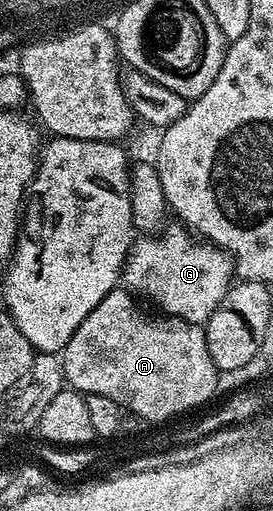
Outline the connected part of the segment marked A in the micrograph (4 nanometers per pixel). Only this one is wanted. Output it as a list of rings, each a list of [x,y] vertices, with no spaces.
[[[116,286],[109,294],[105,294],[105,298],[101,298],[101,302],[97,302],[93,314],[89,314],[89,318],[77,326],[73,338],[69,338],[63,347],[61,359],[64,381],[76,392],[105,394],[105,398],[113,398],[113,402],[120,404],[130,415],[132,412],[143,420],[167,422],[191,414],[194,408],[214,398],[221,377],[221,372],[210,357],[204,325],[185,322],[166,314],[150,316],[139,309],[138,303],[140,301],[122,286]]]

